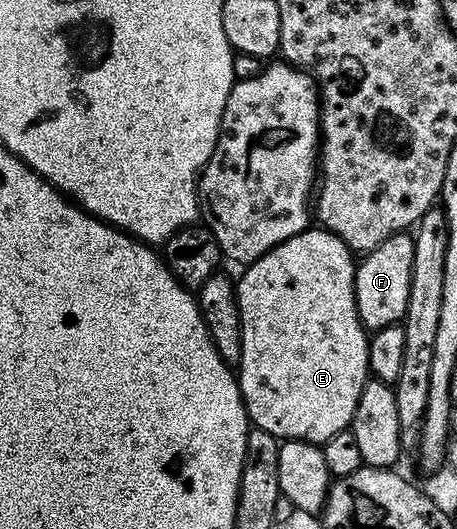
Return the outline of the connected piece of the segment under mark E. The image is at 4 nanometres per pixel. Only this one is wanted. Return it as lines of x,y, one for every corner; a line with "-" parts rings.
311,226
305,232
288,238
278,244
270,252
265,252
259,260
245,265
243,274
236,280
236,295
238,297
238,313
242,323
242,363
237,369
238,385
242,391
242,400
246,403
246,413
250,416
250,423
260,430
268,430
268,434
282,440
306,440
309,444
323,445
336,434
347,431
356,414
356,402
360,402
360,394
364,390
370,376
368,366
367,329
362,327
358,311
356,310
356,294
354,293
354,269
356,267
355,253
336,234
326,231
321,226

